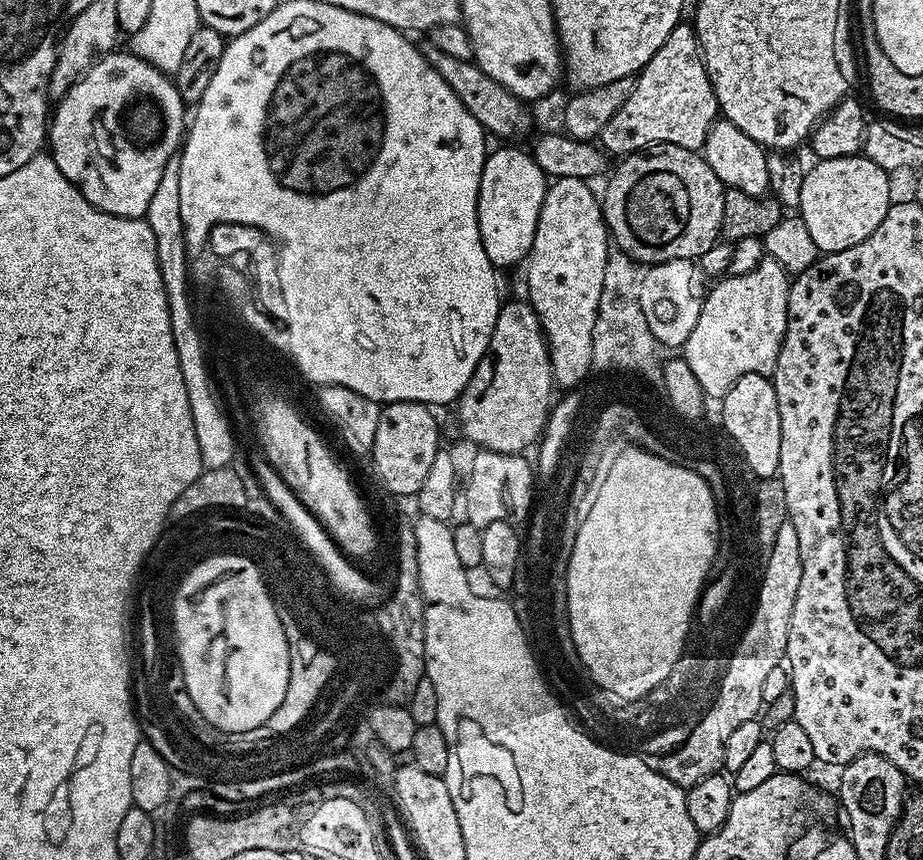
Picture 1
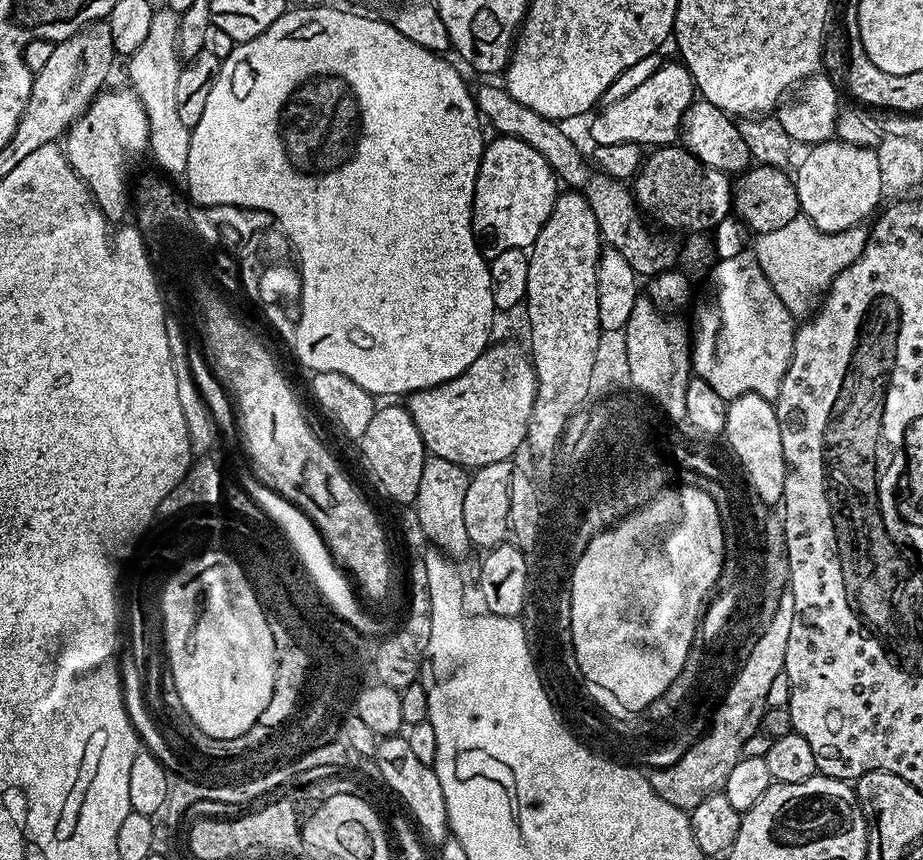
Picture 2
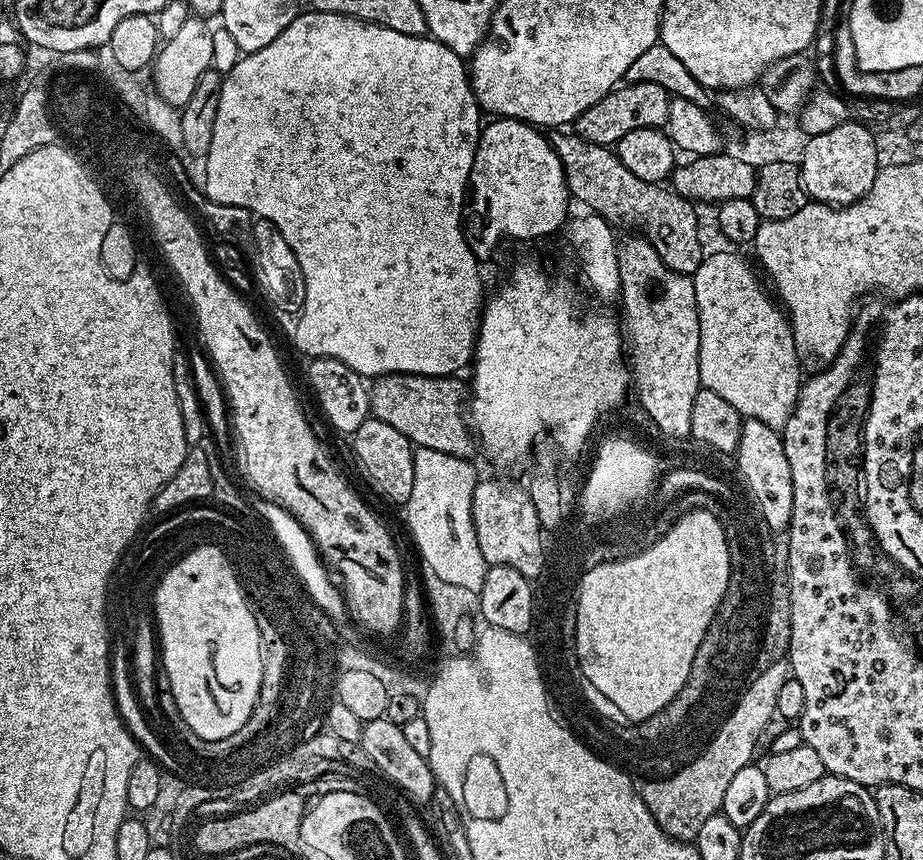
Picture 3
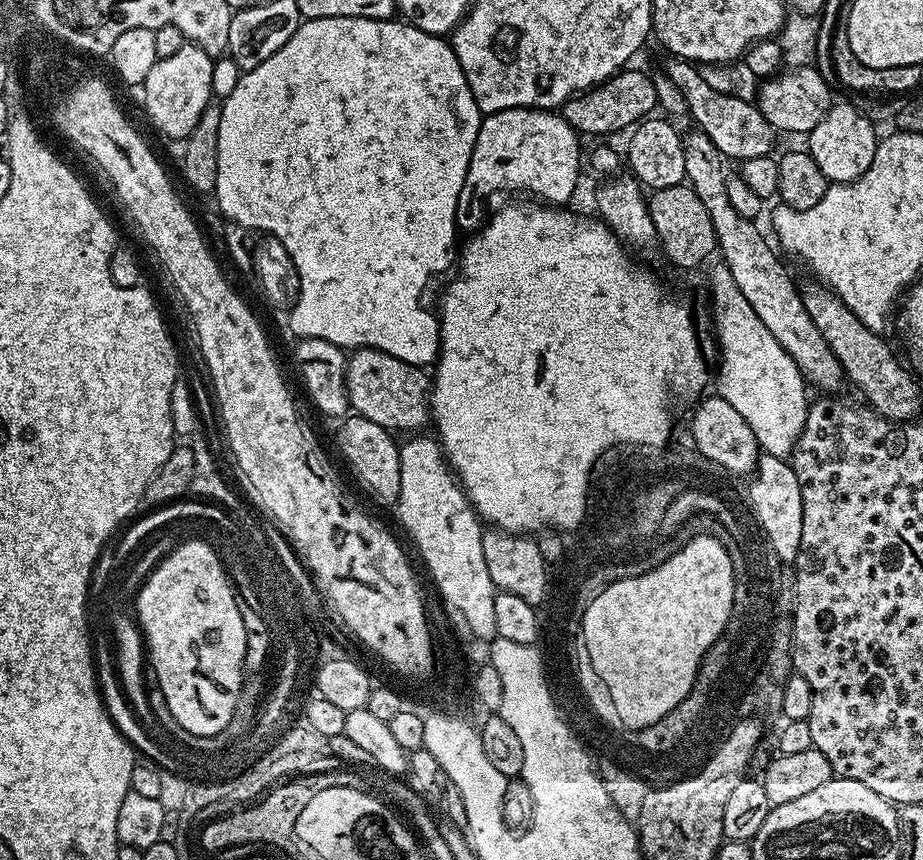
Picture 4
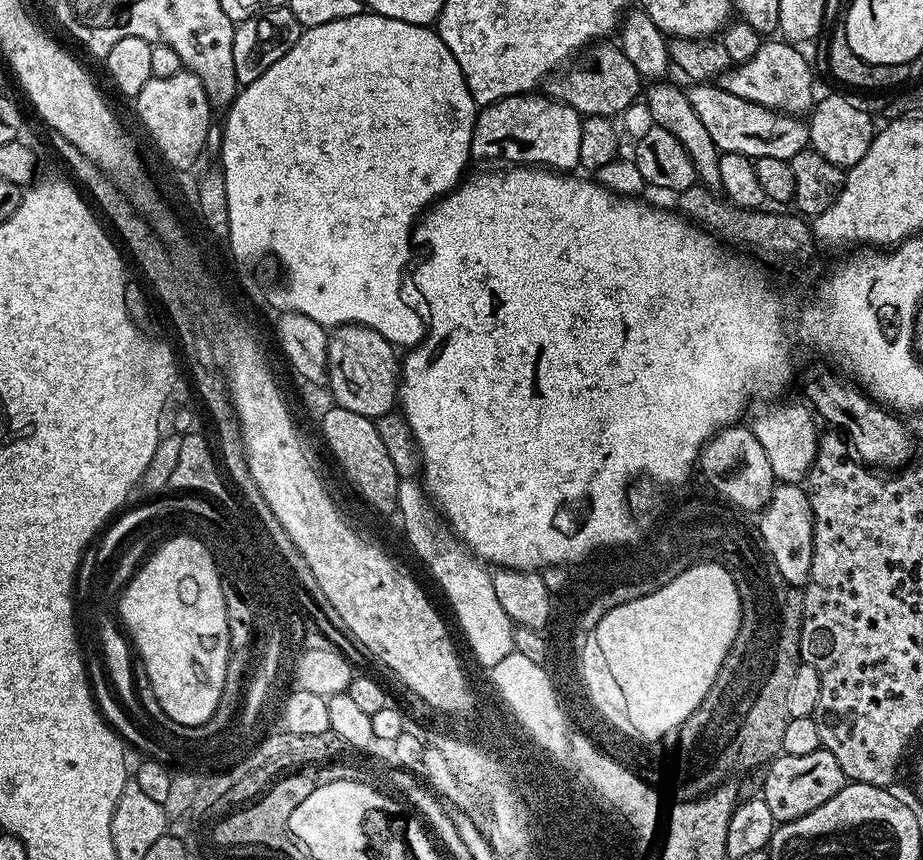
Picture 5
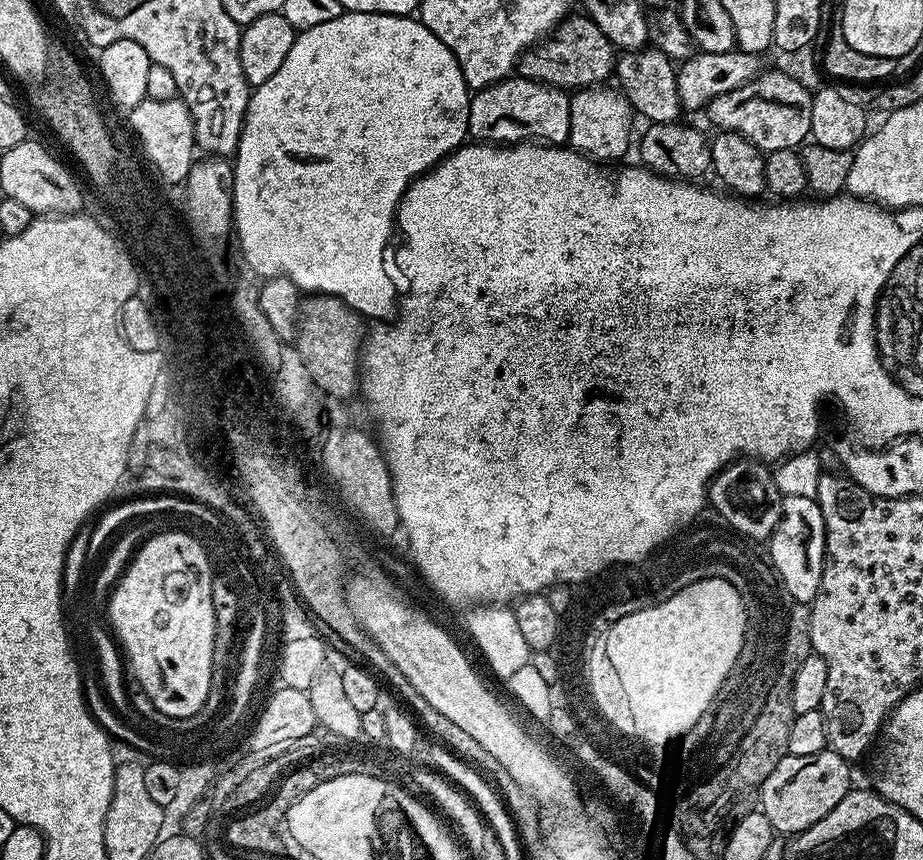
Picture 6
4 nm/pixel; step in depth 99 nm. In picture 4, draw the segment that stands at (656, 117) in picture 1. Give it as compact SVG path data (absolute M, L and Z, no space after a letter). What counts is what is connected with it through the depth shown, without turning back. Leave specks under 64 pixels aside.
M621 70L603 84L570 97L562 105L564 121L578 134L587 137L586 135L608 136L611 132L622 131L623 128L628 130L651 117L651 112L655 113L658 108L652 76L649 73L628 71Z

